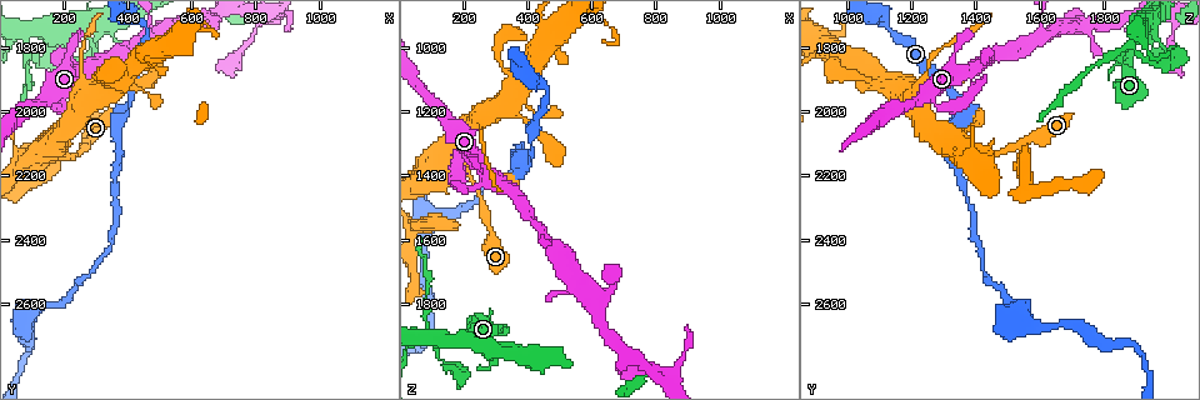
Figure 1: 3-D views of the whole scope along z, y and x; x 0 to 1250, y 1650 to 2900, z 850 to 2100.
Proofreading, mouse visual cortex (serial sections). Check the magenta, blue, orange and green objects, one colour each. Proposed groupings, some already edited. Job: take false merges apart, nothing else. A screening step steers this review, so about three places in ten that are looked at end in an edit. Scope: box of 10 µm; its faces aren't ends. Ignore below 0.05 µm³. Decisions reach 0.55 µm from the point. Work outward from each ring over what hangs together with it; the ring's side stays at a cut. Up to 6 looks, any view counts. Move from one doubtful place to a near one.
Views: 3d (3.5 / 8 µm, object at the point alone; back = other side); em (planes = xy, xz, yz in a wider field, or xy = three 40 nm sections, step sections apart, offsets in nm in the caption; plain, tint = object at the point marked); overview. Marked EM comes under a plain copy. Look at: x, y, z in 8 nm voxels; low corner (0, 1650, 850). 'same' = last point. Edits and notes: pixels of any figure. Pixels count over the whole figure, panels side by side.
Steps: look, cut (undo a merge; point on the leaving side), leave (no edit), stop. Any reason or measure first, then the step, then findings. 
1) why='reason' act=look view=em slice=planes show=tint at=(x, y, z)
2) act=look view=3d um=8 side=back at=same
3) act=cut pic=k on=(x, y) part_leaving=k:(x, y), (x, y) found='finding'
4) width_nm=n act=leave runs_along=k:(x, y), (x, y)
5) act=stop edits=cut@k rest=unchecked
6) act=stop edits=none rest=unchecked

why='sudden change in width' act=look view=3d um=3.5 side=back at=(80, 1750, 1900)

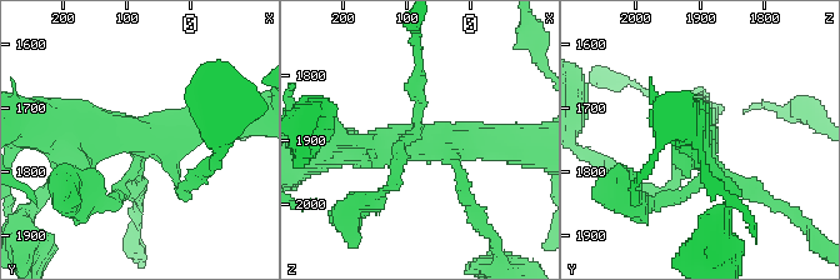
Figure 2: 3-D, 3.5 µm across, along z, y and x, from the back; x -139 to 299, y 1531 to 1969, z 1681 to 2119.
why='need the tissue' act=look view=em slice=xy step=5 show=tint at=(80, 1755, 1900)

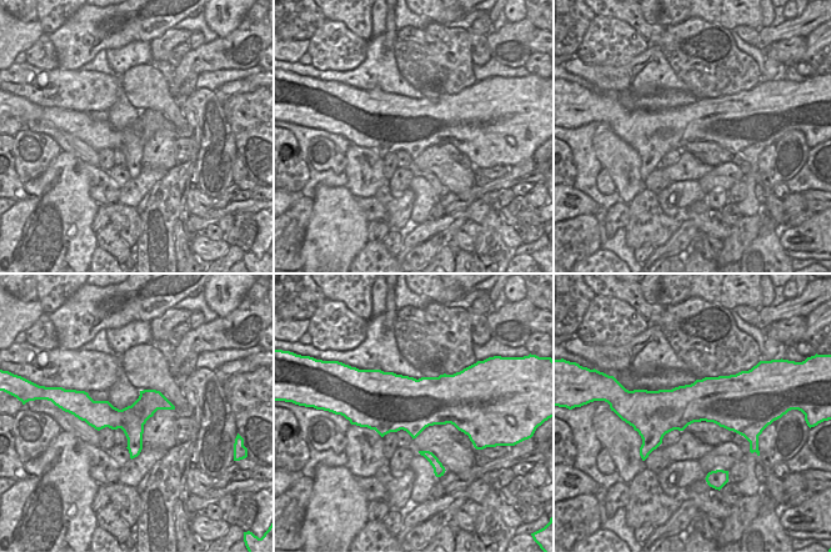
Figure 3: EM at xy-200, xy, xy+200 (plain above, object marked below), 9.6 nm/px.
act=look view=em slice=xy step=1 show=tint at=same

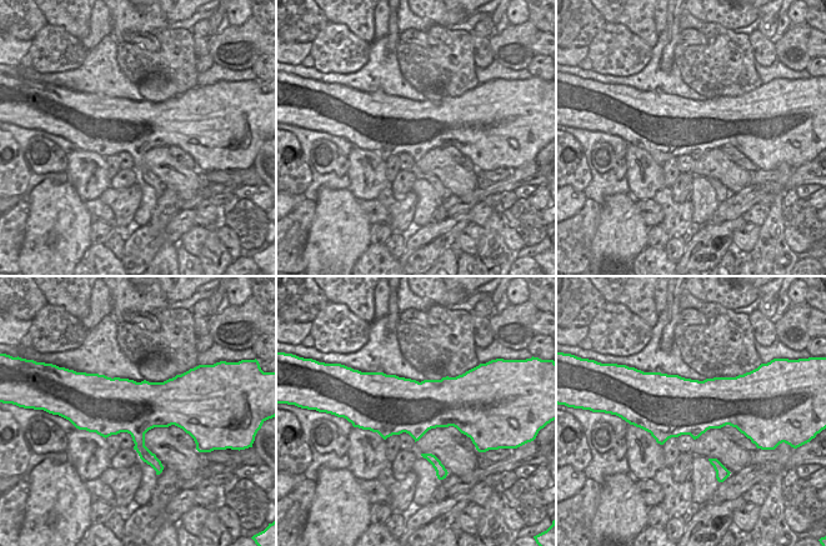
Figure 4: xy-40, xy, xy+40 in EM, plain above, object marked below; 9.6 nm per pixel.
act=leave runs_along=2:(343, 138), (396, 170) found='continuous, no second cell'

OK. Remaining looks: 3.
why='abrupt turn' act=look view=3d um=3.5 at=(670, 1720, 1750)

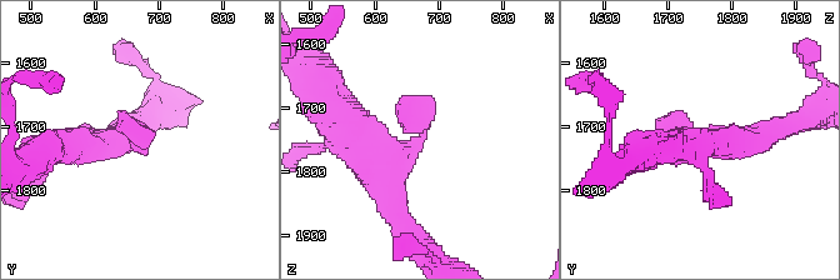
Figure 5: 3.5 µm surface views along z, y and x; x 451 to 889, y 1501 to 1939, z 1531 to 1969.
why='now the EM' act=look view=em slice=xy step=1 show=tint at=(675, 1735, 1745)

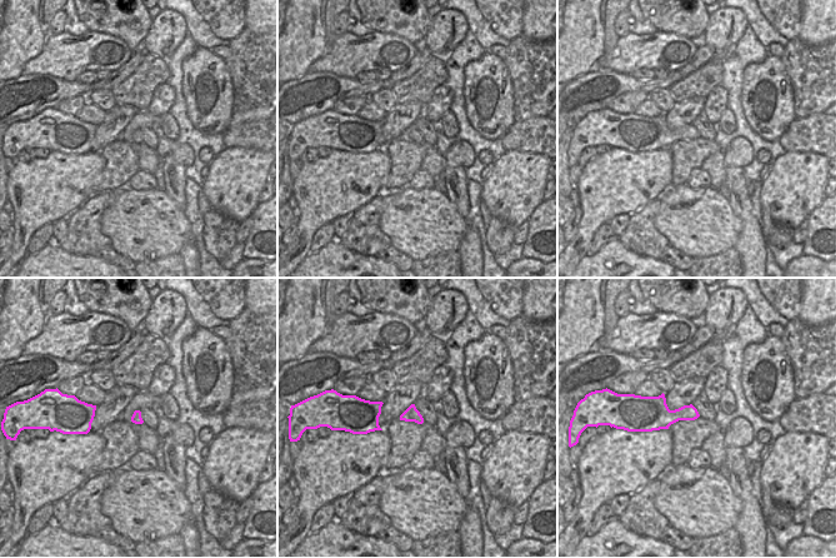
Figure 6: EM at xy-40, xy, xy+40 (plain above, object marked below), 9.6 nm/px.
act=look view=em slice=planes show=tint at=same

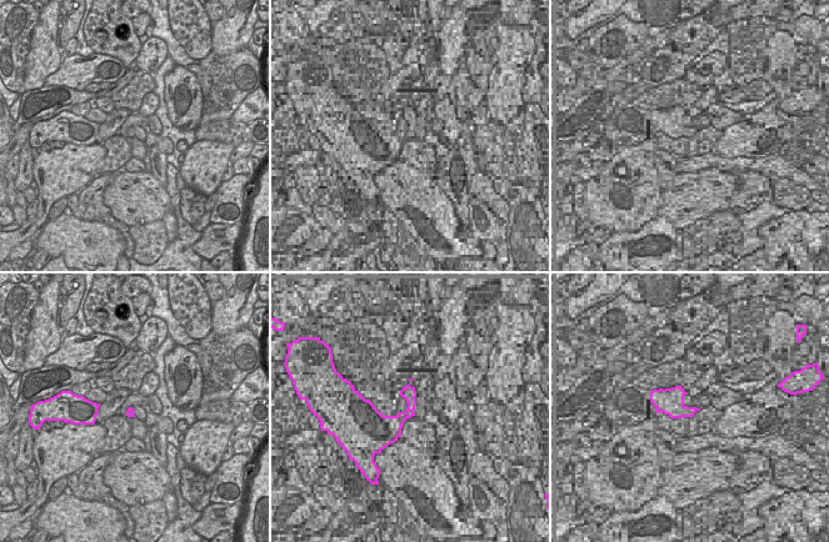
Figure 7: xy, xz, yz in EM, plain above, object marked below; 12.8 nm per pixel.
act=leave found='continuous, no second cell'

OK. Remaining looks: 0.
act=stop edits=none rest=unchecked

